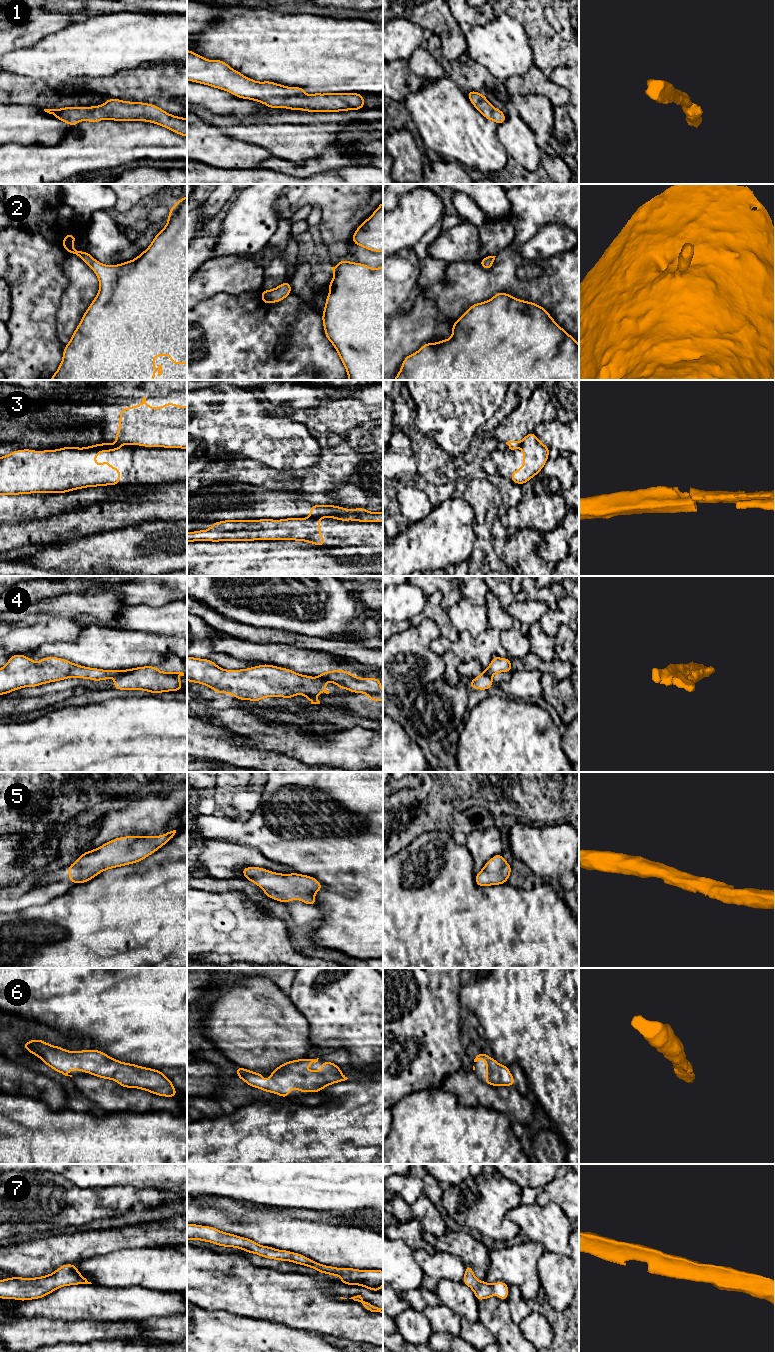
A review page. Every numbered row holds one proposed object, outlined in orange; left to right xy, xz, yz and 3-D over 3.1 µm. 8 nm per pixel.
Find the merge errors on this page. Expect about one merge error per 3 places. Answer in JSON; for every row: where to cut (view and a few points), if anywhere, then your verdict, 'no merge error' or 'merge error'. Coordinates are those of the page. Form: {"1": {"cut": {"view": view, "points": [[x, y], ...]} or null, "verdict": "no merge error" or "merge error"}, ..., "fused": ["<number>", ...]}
{"1": {"cut": null, "verdict": "no merge error"}, "2": {"cut": null, "verdict": "no merge error"}, "3": {"cut": {"view": "xz", "points": [[310, 516], [316, 518]]}, "verdict": "merge error"}, "4": {"cut": {"view": "yz", "points": [[484, 670], [490, 676]]}, "verdict": "merge error"}, "5": {"cut": null, "verdict": "no merge error"}, "6": {"cut": null, "verdict": "no merge error"}, "7": {"cut": null, "verdict": "no merge error"}, "fused": ["3", "4"]}

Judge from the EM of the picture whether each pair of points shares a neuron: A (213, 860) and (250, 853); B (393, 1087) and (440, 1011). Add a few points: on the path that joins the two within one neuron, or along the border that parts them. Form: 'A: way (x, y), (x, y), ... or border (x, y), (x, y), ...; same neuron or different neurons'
A: way (222, 860), (241, 856); same neuron
B: way (406, 1067), (408, 1038), (420, 1026); same neuron

